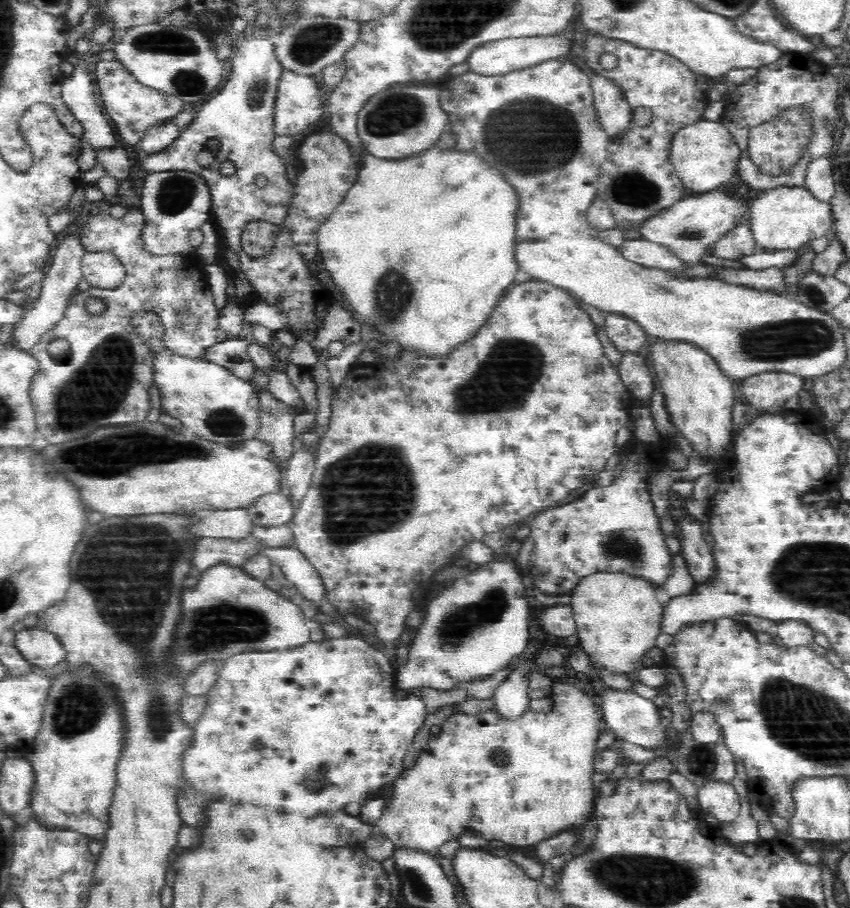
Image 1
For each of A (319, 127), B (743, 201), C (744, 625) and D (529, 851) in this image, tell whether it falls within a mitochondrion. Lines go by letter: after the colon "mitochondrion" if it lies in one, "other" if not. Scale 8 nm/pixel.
A: other
B: other
C: other
D: other

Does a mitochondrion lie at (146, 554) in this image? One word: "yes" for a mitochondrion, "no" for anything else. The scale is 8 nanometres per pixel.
yes

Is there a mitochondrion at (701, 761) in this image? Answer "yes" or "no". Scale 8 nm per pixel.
yes

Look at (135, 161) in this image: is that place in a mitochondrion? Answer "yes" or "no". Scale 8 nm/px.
no

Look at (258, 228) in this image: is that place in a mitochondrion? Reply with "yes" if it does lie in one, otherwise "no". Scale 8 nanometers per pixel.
yes

